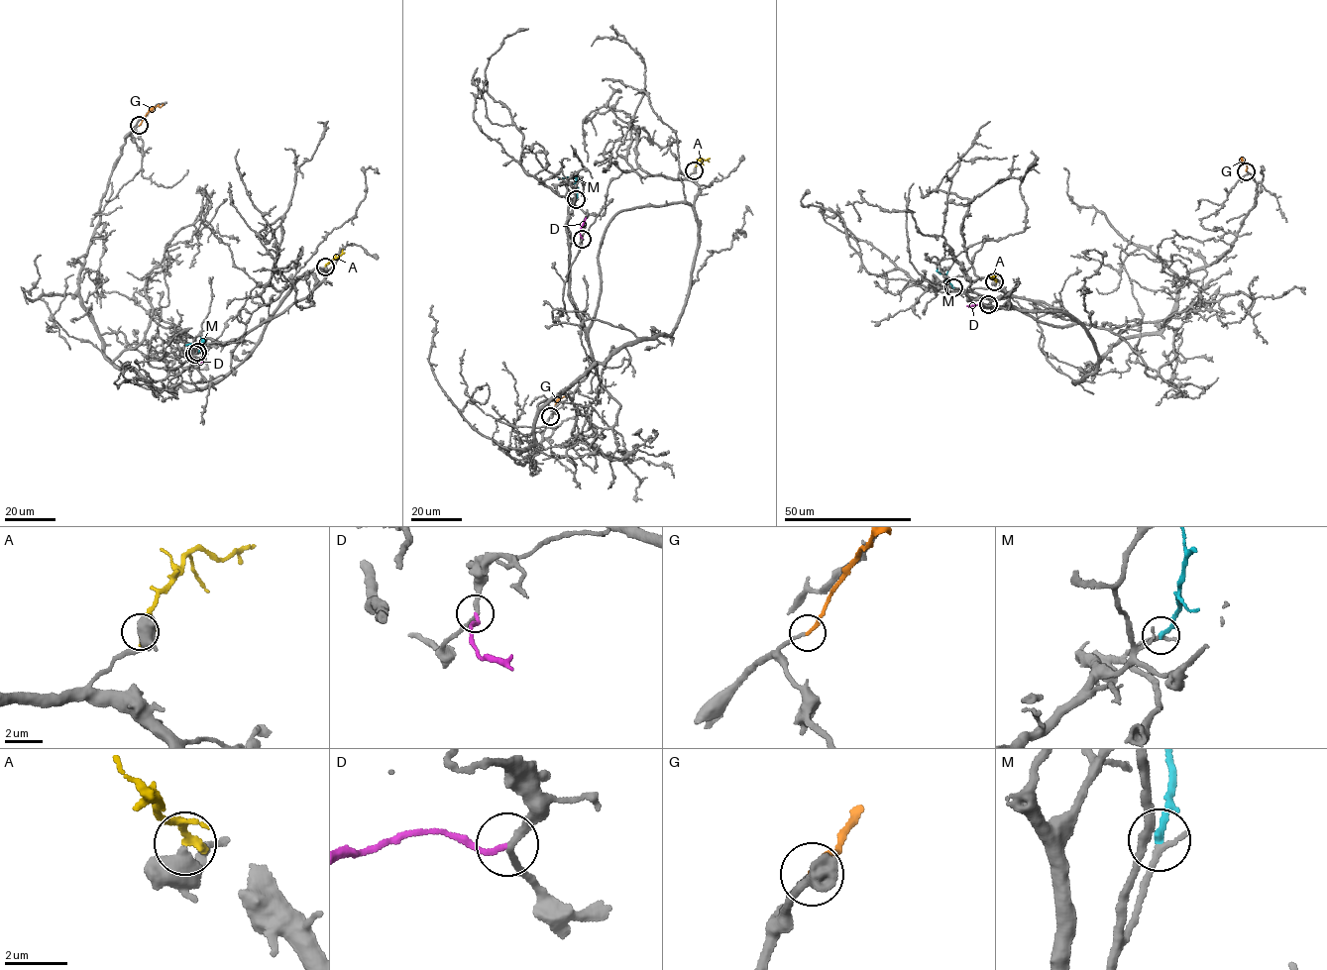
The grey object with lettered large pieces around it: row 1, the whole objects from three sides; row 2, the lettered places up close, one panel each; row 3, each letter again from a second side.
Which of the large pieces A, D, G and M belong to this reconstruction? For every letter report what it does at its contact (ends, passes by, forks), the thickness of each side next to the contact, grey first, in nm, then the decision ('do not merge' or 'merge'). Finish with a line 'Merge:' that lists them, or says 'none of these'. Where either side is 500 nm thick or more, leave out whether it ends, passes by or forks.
A: 600 nm thick on the grey side, 280 nm on the other; do not merge
D: it ends there; 220 nm thick on the grey side, 170 nm on the other; do not merge
G: it ends there; 170 nm thick on the grey side, 190 nm on the other; merge
M: it ends there; 240 nm thick on the grey side, 240 nm on the other; merge
Merge: G, M

